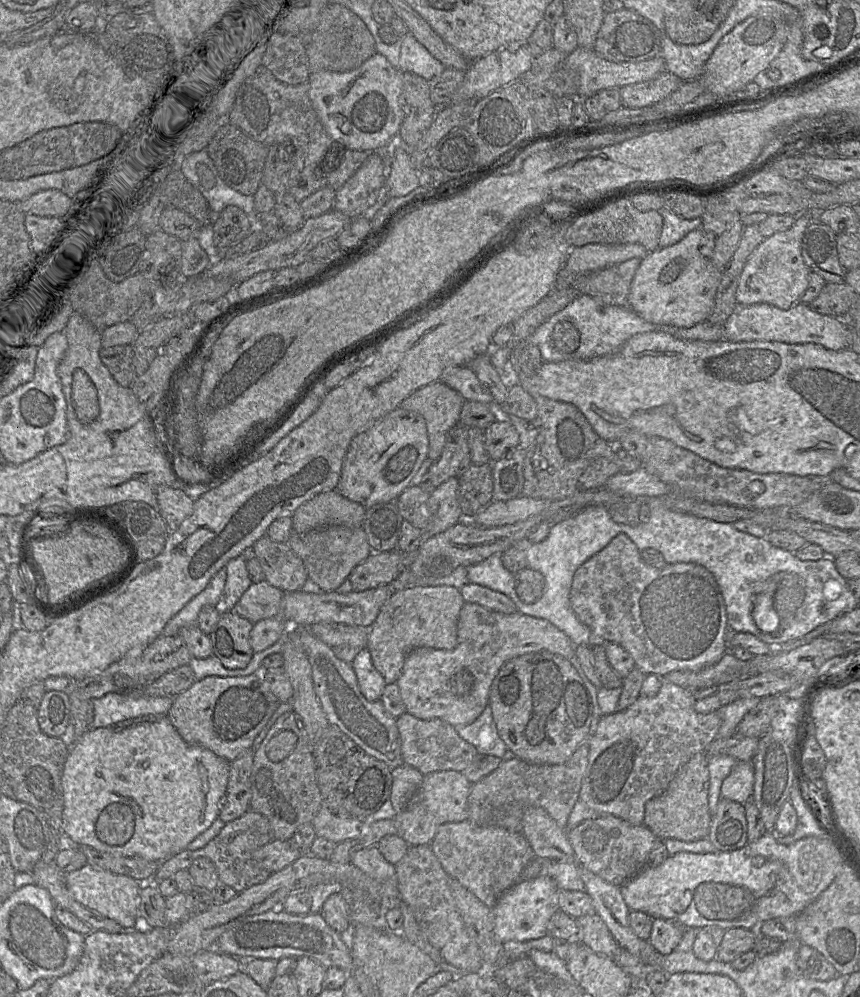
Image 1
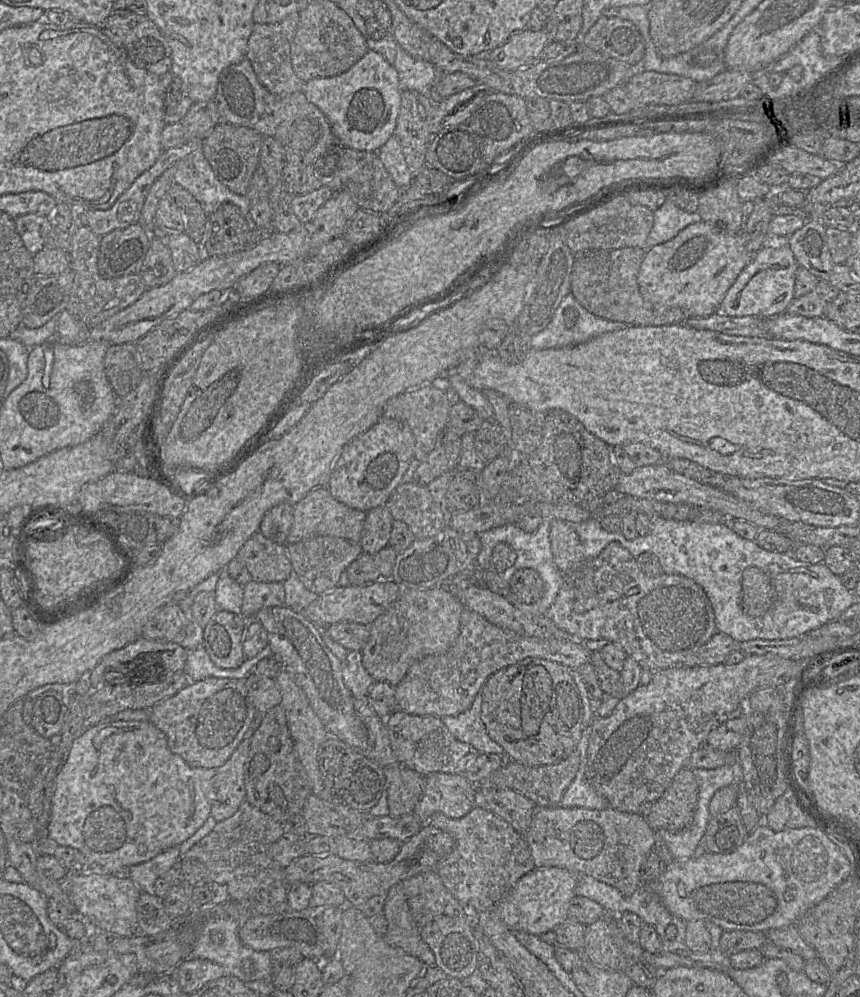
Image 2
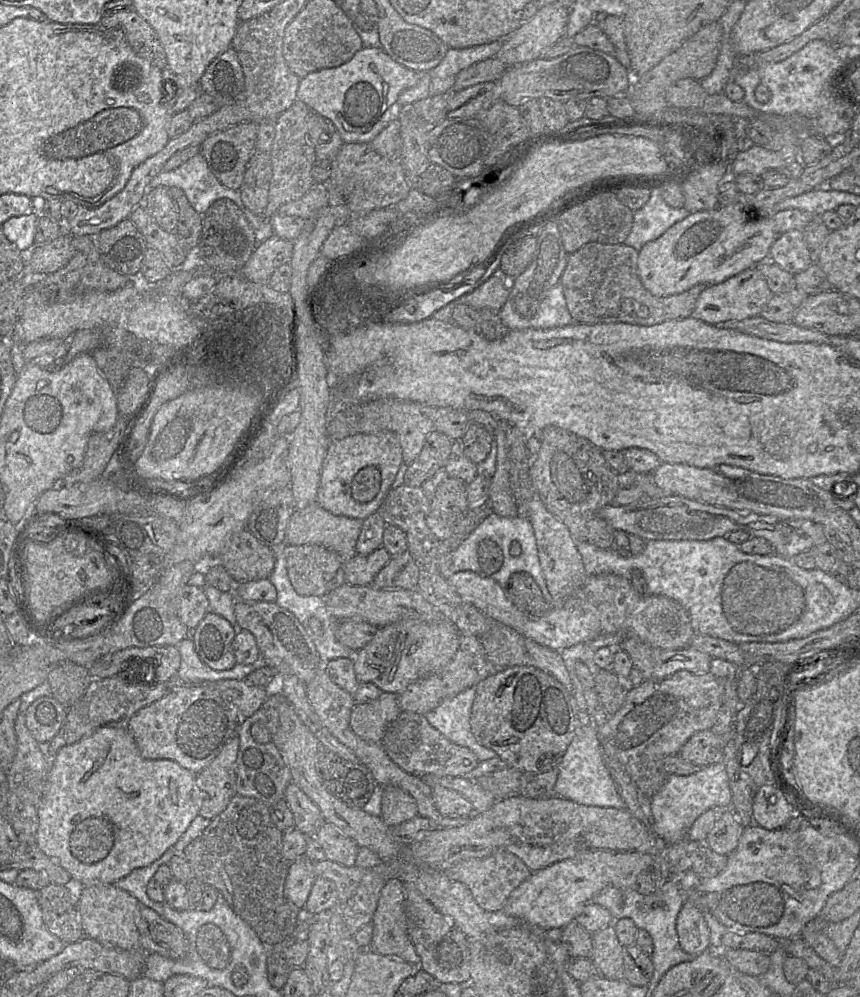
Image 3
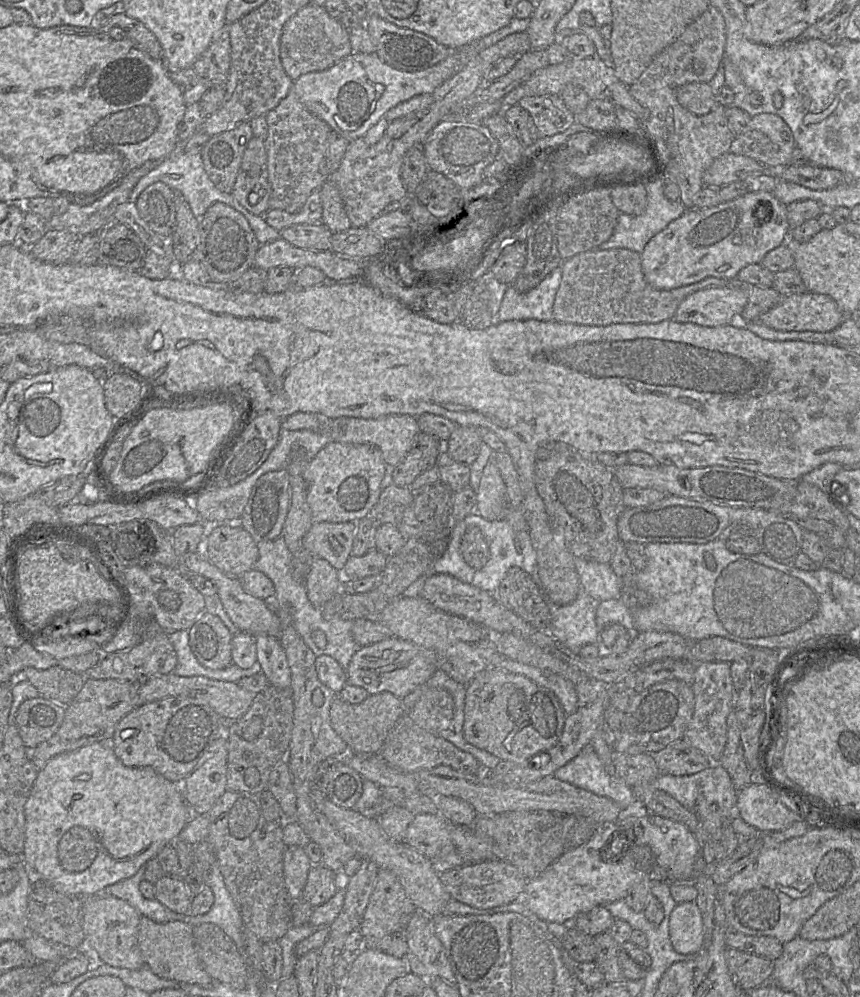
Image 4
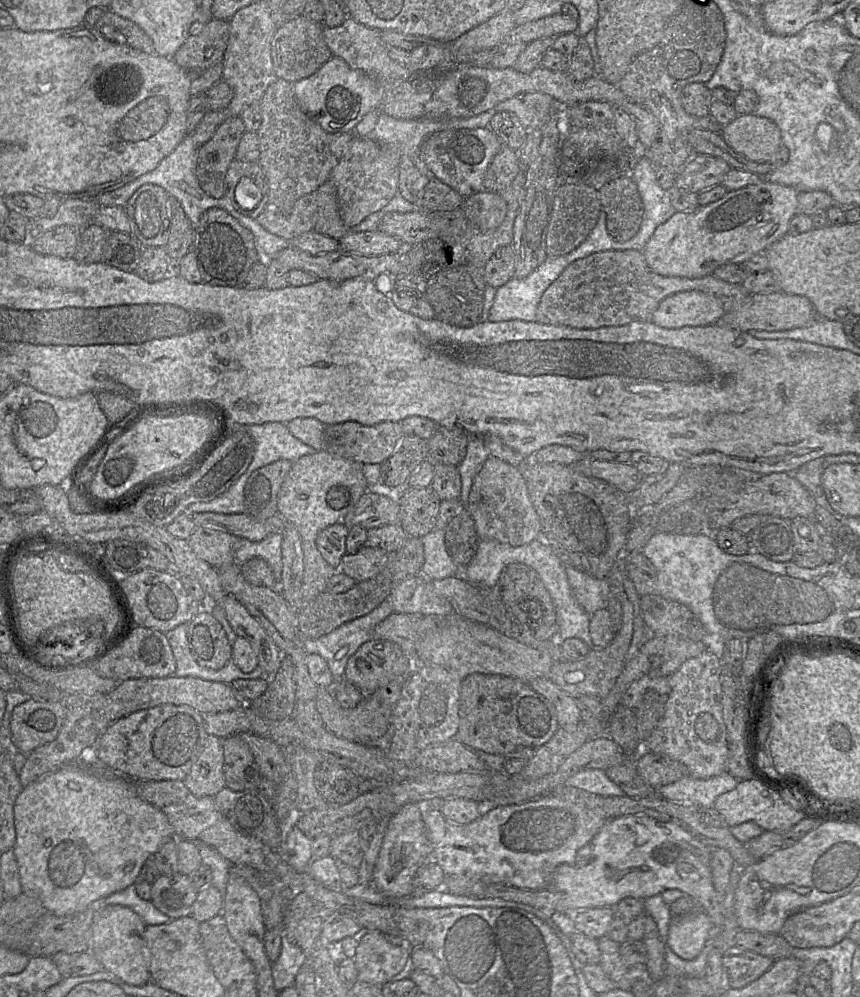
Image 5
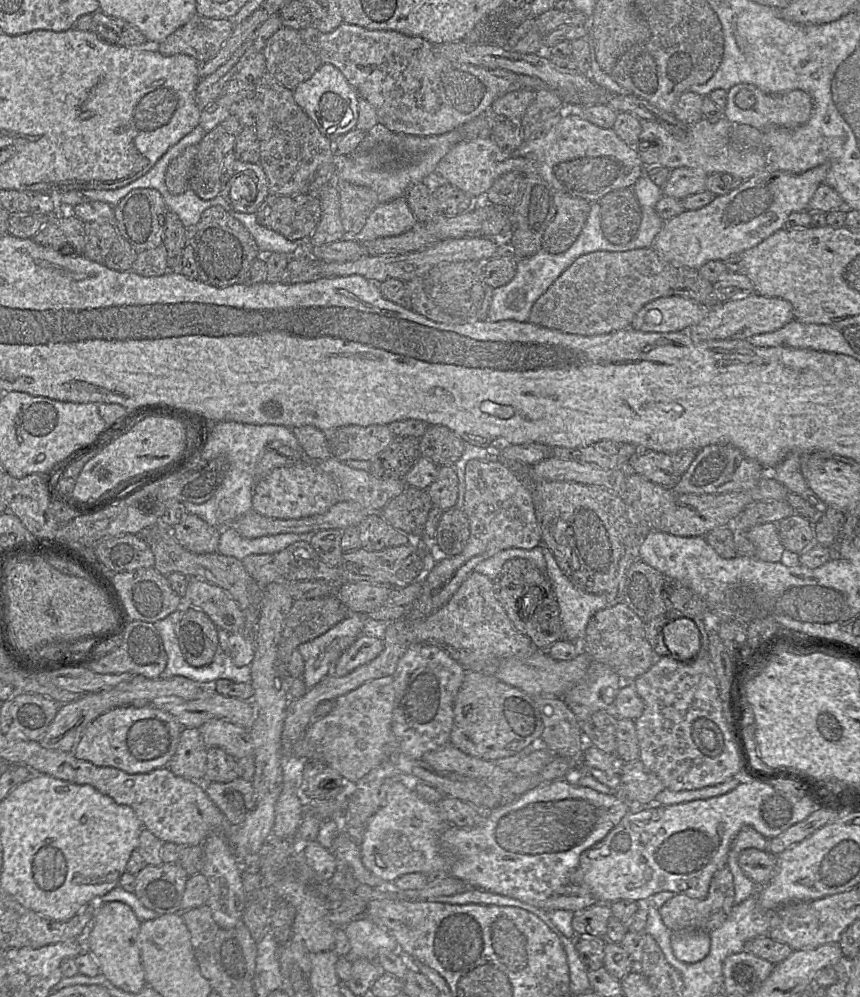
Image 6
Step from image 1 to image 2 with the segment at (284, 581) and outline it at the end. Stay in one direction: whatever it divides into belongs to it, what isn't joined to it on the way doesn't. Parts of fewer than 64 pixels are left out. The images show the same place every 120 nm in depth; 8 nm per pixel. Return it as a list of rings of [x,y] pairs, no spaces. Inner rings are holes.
[[[259,531],[254,533],[240,548],[239,559],[252,576],[261,582],[284,582],[292,571],[286,546],[277,544]]]

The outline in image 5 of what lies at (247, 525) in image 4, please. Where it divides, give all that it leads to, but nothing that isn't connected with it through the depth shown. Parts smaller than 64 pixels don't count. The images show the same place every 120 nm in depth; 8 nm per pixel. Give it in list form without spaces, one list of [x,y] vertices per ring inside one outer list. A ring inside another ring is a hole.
[[[277,460],[252,472],[244,489],[245,514],[260,521],[277,515],[278,495],[291,466],[288,460]]]

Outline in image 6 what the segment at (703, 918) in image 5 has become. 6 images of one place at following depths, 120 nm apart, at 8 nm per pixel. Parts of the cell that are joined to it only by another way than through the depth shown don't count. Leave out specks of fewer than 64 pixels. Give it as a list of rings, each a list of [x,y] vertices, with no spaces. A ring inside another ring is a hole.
[[[705,931],[672,933],[671,948],[677,960],[696,963],[704,959],[710,950],[710,934]]]

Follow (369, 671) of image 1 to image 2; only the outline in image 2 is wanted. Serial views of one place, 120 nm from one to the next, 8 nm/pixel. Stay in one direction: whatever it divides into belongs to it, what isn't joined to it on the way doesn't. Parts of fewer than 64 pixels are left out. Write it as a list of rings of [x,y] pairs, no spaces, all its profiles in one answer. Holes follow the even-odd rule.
[[[349,651],[341,665],[343,681],[353,697],[368,699],[369,691],[377,681],[364,668],[361,651]]]

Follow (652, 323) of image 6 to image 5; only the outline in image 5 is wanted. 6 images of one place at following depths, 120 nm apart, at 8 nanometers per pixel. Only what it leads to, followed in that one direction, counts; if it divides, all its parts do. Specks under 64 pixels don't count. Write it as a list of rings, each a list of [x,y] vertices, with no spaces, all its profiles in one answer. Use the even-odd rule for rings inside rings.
[[[689,290],[663,299],[653,313],[651,322],[668,329],[706,326],[719,323],[725,313],[722,302],[716,297],[704,292]]]

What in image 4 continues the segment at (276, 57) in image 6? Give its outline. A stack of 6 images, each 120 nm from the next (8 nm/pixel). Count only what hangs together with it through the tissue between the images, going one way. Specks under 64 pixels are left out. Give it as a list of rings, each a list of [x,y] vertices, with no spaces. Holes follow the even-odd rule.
[[[308,3],[283,26],[280,37],[280,59],[286,74],[292,81],[309,72],[326,70],[351,53],[349,30],[338,19],[332,18],[324,6]]]

